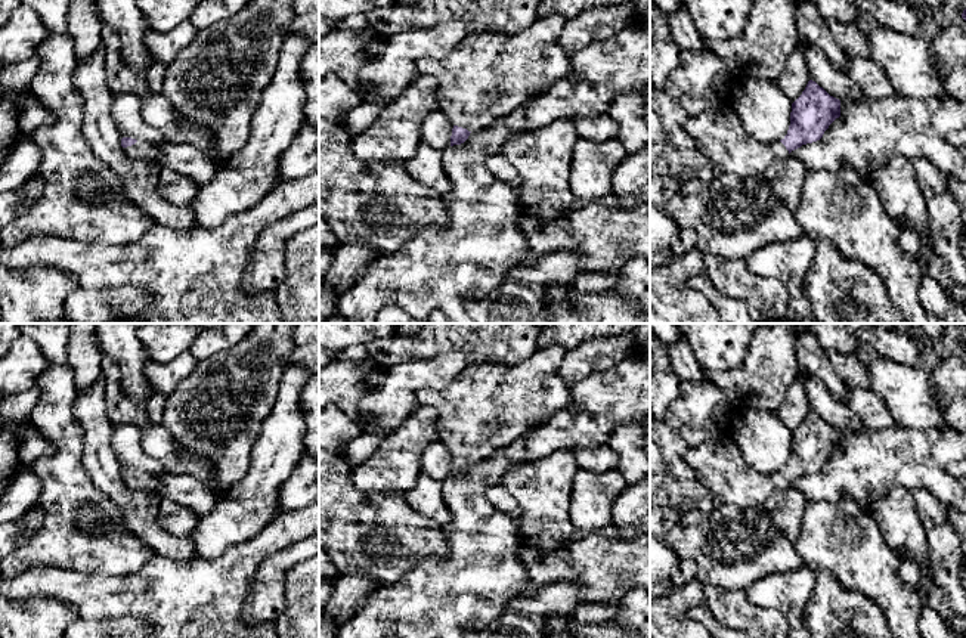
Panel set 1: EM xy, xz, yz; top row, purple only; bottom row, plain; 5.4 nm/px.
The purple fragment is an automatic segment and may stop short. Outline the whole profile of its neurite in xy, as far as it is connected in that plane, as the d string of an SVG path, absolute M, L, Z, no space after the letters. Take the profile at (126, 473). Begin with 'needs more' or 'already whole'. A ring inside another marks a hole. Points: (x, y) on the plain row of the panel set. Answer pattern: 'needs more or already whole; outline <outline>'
needs more; outline M123 468L121 477L124 478L124 483L131 489L157 492L161 486L161 476L148 474L131 468Z

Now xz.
needs more; outline M549 344L515 365L492 360L467 366L449 380L445 388L418 391L418 405L433 406L439 414L439 440L453 456L451 477L464 474L471 462L492 458L569 405L570 388L558 375L566 353L564 347Z

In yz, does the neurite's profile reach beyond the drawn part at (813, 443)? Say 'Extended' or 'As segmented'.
Extended

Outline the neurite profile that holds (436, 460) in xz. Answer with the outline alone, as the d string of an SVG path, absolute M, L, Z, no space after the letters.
M439 440L428 445L421 455L422 474L445 481L451 477L451 450Z

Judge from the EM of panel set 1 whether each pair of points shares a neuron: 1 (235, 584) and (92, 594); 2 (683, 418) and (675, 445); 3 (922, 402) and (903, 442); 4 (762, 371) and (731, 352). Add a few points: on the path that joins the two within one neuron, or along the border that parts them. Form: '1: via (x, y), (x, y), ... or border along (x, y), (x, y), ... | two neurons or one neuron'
1: via (200, 595), (127, 595) | one neuron
2: border along (665, 420), (689, 446) | two neurons
3: border along (895, 423), (919, 429), (943, 426) | two neurons
4: border along (754, 338), (737, 366), (709, 368) | two neurons

